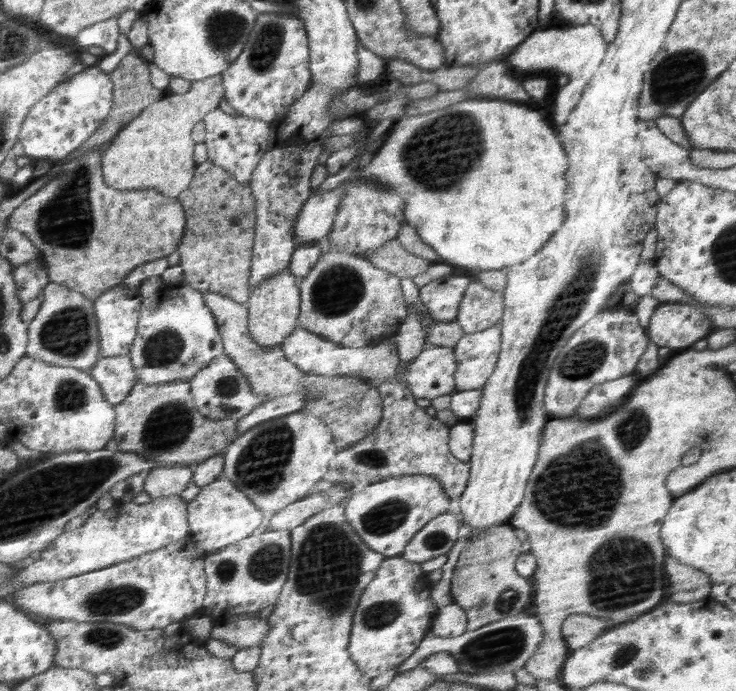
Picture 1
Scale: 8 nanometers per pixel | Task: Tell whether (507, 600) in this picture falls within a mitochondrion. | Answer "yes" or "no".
yes

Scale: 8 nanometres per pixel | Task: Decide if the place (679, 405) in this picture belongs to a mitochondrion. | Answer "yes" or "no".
no

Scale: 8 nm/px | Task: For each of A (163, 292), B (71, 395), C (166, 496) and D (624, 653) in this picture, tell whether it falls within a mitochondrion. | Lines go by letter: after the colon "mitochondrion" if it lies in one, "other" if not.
A: other
B: mitochondrion
C: other
D: mitochondrion

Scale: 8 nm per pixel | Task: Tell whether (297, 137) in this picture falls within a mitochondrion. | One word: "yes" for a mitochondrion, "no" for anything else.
no

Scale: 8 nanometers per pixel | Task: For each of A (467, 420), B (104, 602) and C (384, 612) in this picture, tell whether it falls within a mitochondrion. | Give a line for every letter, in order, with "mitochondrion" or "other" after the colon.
A: other
B: mitochondrion
C: mitochondrion

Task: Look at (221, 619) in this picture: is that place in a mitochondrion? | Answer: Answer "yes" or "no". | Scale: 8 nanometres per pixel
no

